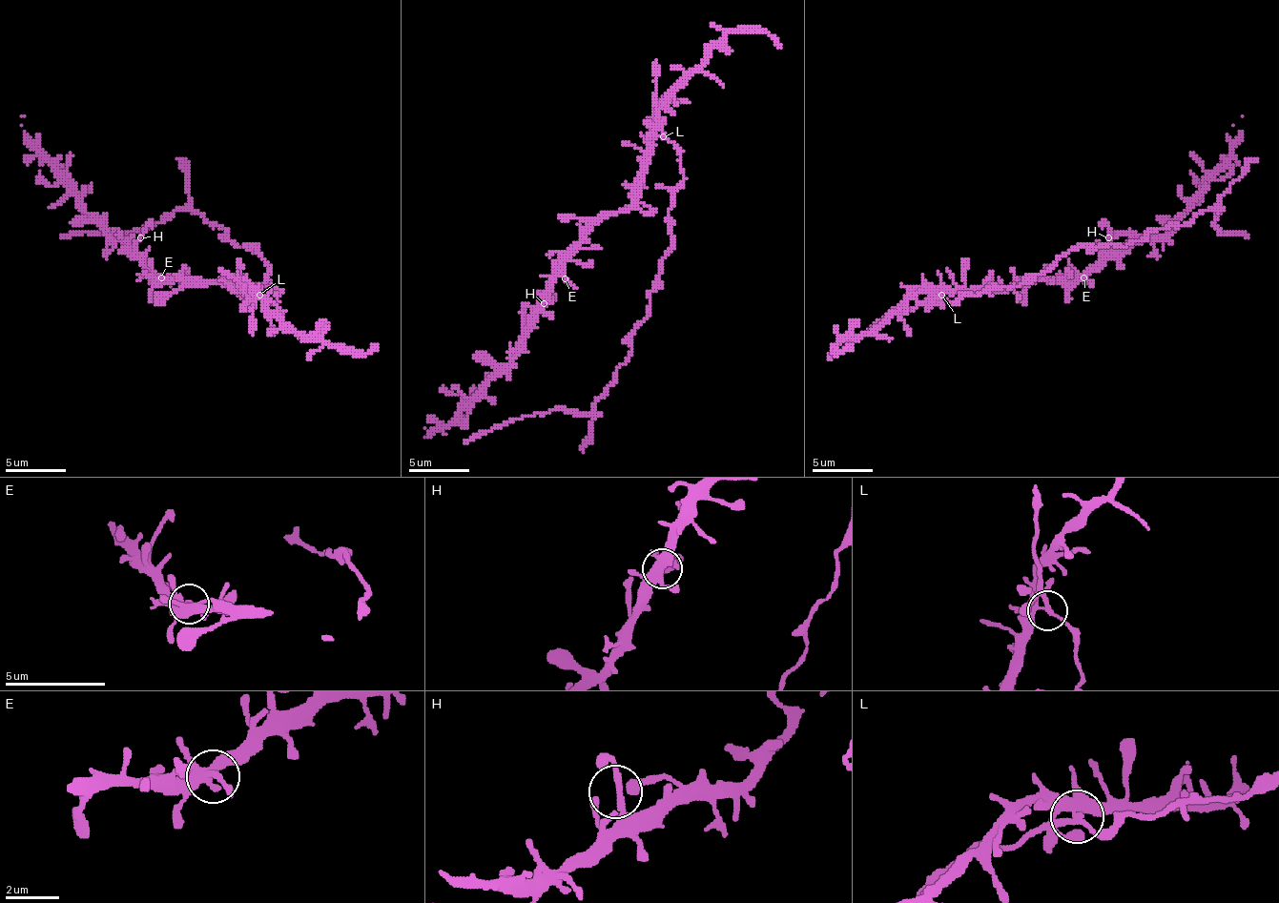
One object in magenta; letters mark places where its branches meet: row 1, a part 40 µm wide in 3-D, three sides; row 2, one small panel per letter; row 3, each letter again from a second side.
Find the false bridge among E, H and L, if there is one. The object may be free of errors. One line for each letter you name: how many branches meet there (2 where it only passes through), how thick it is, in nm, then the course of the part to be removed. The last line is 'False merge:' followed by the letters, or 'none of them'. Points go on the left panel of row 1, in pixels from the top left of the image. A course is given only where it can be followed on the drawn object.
L: 5 branches meet; 200 nm thick; foreign part runs (258, 296), (274, 301), (280, 293), (265, 286), (268, 265), (201, 214), (174, 211), (153, 226), (61, 237)
False merge: L

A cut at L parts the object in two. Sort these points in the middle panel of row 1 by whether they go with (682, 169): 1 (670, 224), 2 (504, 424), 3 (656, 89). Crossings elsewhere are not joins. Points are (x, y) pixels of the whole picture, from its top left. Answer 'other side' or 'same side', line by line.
1: same side
2: same side
3: same side

